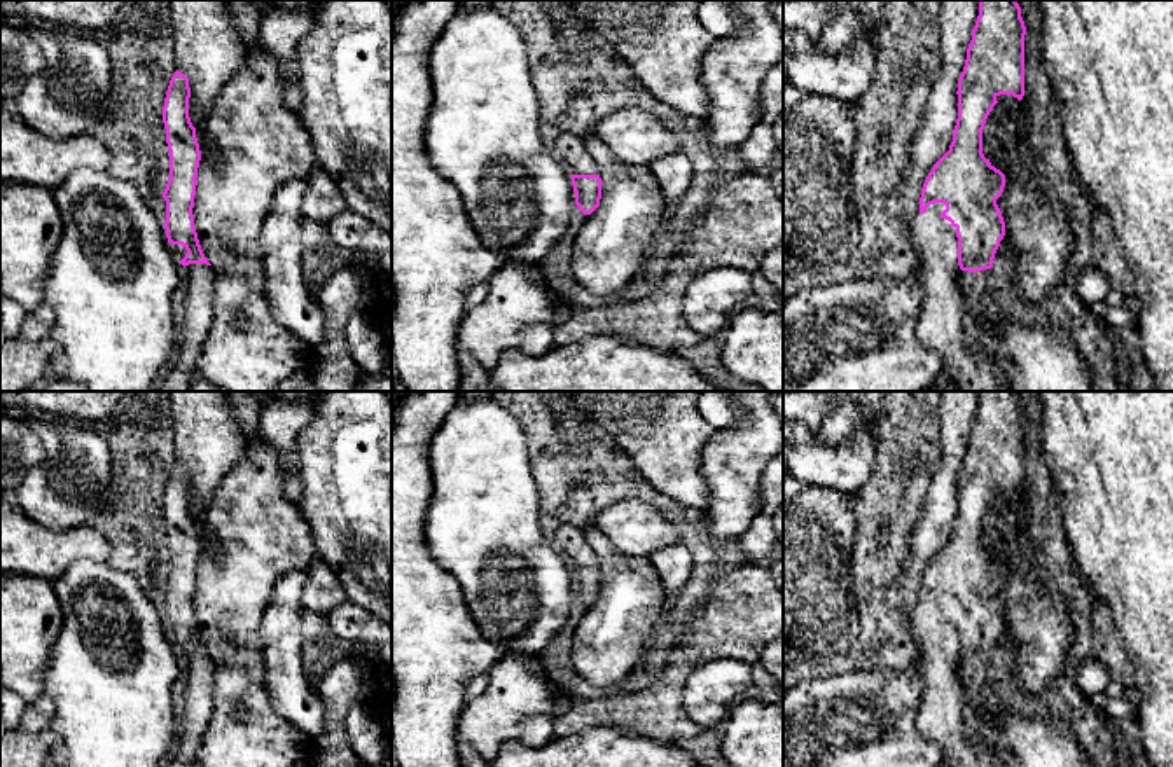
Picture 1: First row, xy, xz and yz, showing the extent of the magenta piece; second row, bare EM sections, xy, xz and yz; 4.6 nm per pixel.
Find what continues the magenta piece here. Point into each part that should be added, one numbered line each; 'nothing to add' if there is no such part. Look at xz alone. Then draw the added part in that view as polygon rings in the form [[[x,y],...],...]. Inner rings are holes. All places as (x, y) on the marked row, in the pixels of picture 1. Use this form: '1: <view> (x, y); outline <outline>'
1: xz (569, 147); outline [[[563,133],[556,138],[552,152],[572,175],[600,175],[600,168],[586,149],[582,135]]]

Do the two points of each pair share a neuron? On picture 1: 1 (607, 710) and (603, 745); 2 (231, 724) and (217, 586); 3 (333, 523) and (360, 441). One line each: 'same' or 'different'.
1: different
2: same
3: same

